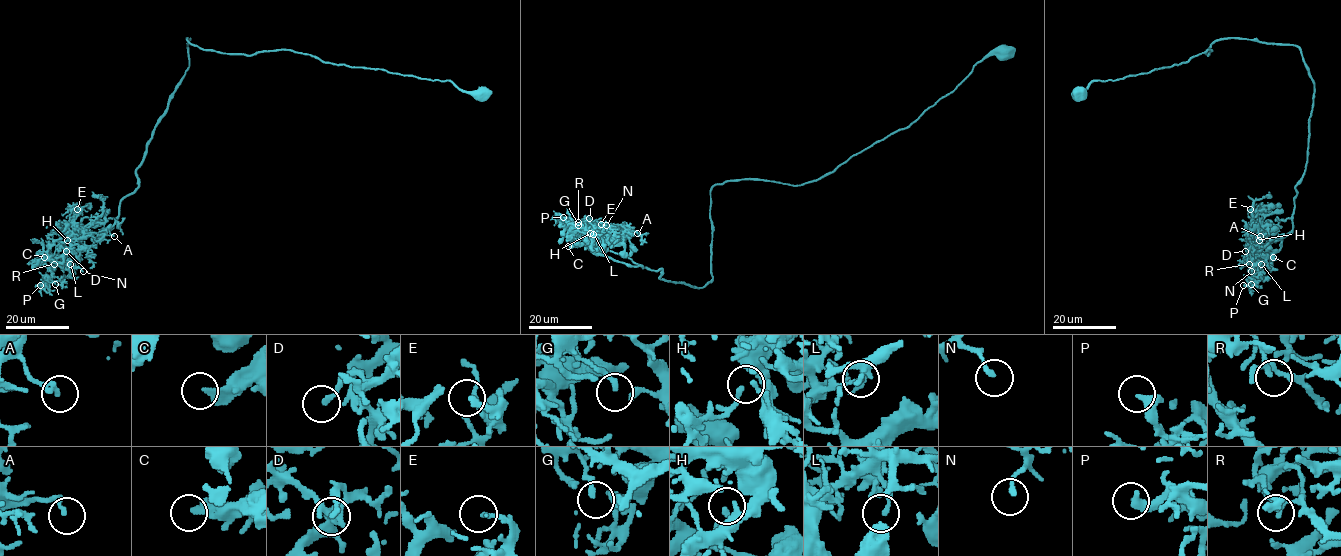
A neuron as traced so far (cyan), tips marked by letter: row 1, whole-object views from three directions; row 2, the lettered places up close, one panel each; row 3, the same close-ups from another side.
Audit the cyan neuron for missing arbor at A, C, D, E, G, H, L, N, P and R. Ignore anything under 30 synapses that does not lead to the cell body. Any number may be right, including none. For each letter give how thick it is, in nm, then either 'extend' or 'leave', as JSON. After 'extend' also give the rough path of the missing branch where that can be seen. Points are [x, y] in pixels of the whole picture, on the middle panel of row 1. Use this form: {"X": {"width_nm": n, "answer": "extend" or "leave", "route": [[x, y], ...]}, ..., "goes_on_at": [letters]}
{"A": {"width_nm": 160, "answer": "leave"}, "C": {"width_nm": 280, "answer": "leave"}, "D": {"width_nm": 170, "answer": "leave"}, "E": {"width_nm": 200, "answer": "leave"}, "G": {"width_nm": 180, "answer": "leave"}, "H": {"width_nm": 180, "answer": "leave"}, "L": {"width_nm": 160, "answer": "leave"}, "N": {"width_nm": 160, "answer": "leave"}, "P": {"width_nm": 420, "answer": "leave"}, "R": {"width_nm": 170, "answer": "leave"}, "goes_on_at": []}

